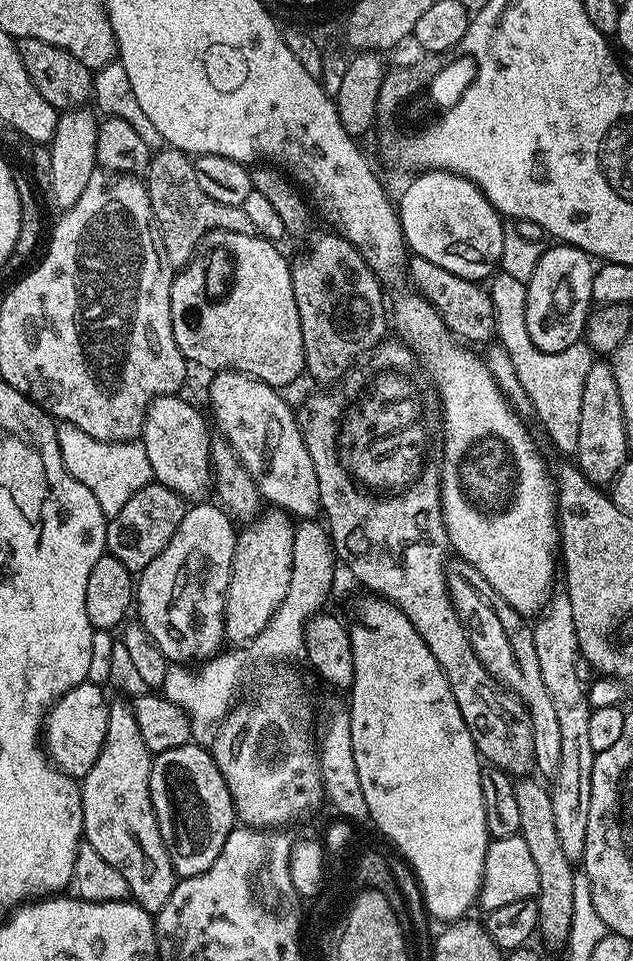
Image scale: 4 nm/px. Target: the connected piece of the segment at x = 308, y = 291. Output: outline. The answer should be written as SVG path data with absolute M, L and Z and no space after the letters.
M335 231L320 232L308 244L308 249L301 254L297 260L291 261L292 285L294 286L294 302L298 306L298 318L302 322L302 346L304 347L304 366L307 375L313 376L316 380L328 380L327 382L336 382L341 379L357 363L356 356L363 357L372 351L377 344L381 343L389 335L390 320L384 317L384 296L380 293L381 277L373 272L372 267L362 258L358 249L349 242L346 237L337 234Z

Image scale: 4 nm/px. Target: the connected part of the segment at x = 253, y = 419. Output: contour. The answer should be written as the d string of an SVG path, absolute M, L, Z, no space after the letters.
M231 370L227 372L218 372L218 373L215 373L215 375L211 377L211 379L212 379L212 385L210 385L208 388L208 400L210 403L212 403L212 416L213 417L211 416L211 419L214 421L214 424L215 424L214 419L216 419L216 424L218 427L220 427L219 435L223 437L223 439L227 440L229 446L232 447L234 451L236 451L236 453L238 454L238 458L242 462L242 466L246 466L246 470L250 474L250 478L252 479L252 481L254 481L254 483L256 483L256 488L258 491L260 491L261 497L263 497L263 499L267 501L269 505L275 506L277 508L281 508L283 512L288 513L288 515L293 518L299 518L300 520L311 520L313 518L319 517L321 515L322 509L320 506L320 491L318 490L318 474L314 474L314 460L310 458L310 450L306 450L306 442L304 441L304 433L301 429L300 422L299 422L297 413L294 411L294 408L291 408L291 406L288 405L287 402L284 401L282 397L280 397L283 395L281 395L281 393L277 391L277 389L271 388L271 386L267 384L266 382L262 382L261 380L256 380L252 376L247 376L245 372L233 372Z

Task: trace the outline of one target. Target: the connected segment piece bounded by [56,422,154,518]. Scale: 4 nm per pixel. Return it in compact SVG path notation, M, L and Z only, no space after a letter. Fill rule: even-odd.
M57 423L58 450L62 450L62 462L66 470L94 498L98 498L98 506L102 506L102 514L109 518L118 514L138 490L142 490L147 484L153 483L154 477L150 458L146 458L146 450L143 443L136 440L99 440L82 430L78 426Z

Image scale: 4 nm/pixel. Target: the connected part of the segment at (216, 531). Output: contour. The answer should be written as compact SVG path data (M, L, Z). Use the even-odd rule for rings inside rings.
M204 502L193 503L196 505L194 505L193 508L191 505L191 507L185 511L182 522L178 526L174 538L170 538L166 550L162 550L162 554L158 554L158 558L154 558L154 562L150 562L150 566L146 566L144 571L139 573L138 579L134 584L134 608L137 613L140 611L140 616L138 616L139 623L143 624L145 630L150 634L150 638L158 646L158 650L162 650L162 654L170 662L207 661L221 651L220 644L222 645L222 641L224 640L224 600L228 597L228 583L232 577L232 559L234 558L234 546L236 545L238 528L232 517L220 507L219 503L200 503Z

